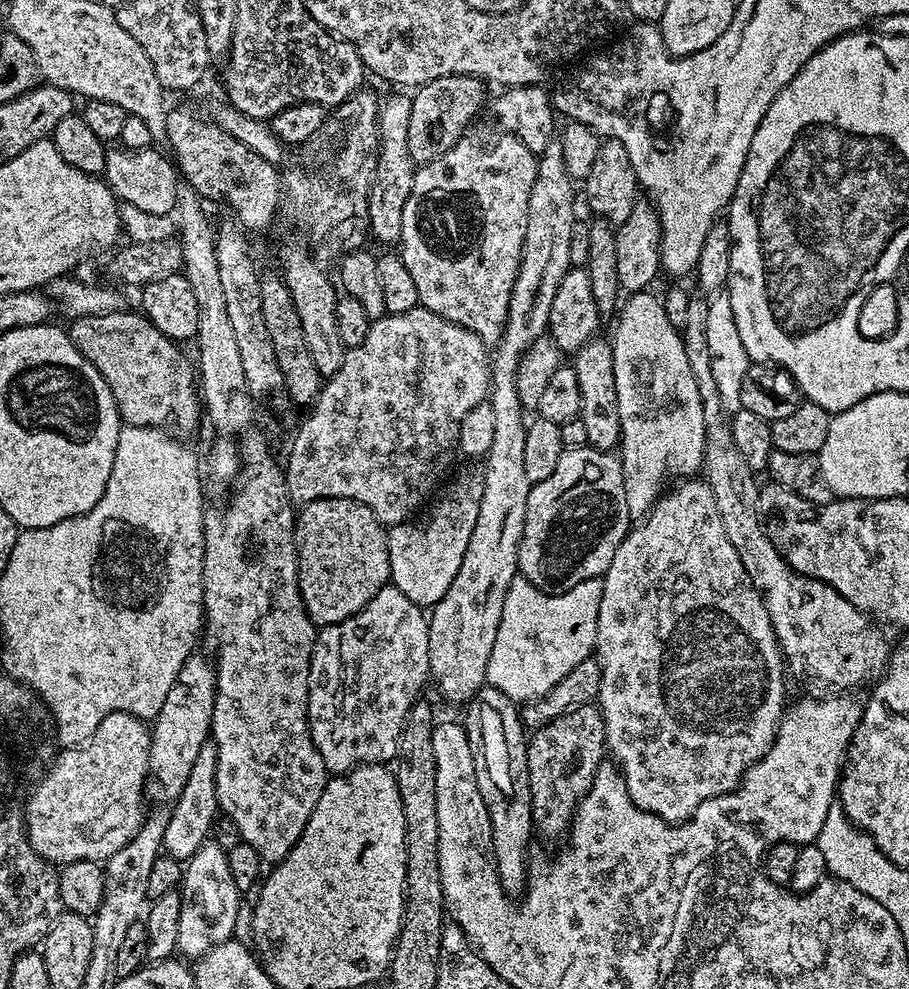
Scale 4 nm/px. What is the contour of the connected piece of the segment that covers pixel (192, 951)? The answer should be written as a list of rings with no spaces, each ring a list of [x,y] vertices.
[[[206,842],[186,862],[182,872],[180,894],[180,917],[178,918],[179,955],[198,958],[214,945],[225,944],[233,939],[237,914],[242,910],[242,889],[234,882],[229,872],[228,853],[222,847]]]

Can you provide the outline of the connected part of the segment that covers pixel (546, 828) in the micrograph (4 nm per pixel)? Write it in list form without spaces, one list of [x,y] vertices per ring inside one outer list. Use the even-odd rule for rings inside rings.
[[[595,703],[578,706],[550,722],[535,729],[528,738],[528,777],[530,778],[530,798],[532,799],[532,822],[537,833],[544,836],[563,837],[572,827],[572,819],[582,798],[590,790],[596,771],[606,760],[608,735],[604,719]]]

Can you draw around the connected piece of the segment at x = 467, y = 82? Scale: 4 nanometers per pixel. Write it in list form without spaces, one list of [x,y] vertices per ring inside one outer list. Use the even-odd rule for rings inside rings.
[[[447,76],[421,84],[411,93],[409,148],[416,166],[429,164],[459,142],[467,129],[464,127],[479,114],[484,104],[484,88],[485,81],[478,76]]]

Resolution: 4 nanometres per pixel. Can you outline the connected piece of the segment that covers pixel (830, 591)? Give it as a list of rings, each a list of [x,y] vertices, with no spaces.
[[[691,295],[687,323],[680,333],[694,382],[698,382],[698,398],[702,398],[702,418],[706,426],[702,472],[710,490],[714,490],[714,502],[718,502],[718,514],[722,514],[726,538],[730,538],[734,550],[738,550],[738,558],[742,558],[742,566],[754,590],[758,590],[766,606],[766,614],[770,614],[770,626],[774,626],[787,671],[791,675],[793,672],[806,687],[821,688],[824,694],[856,690],[852,688],[858,687],[868,675],[879,677],[888,667],[890,644],[888,648],[883,634],[875,628],[877,625],[846,602],[838,590],[826,582],[794,571],[774,546],[769,529],[764,529],[764,520],[760,517],[761,485],[756,485],[757,477],[752,468],[746,466],[742,454],[738,454],[738,446],[734,446],[726,413],[718,398],[718,386],[714,383],[714,370],[710,370],[710,345],[706,339],[708,309],[708,300],[703,295]]]

